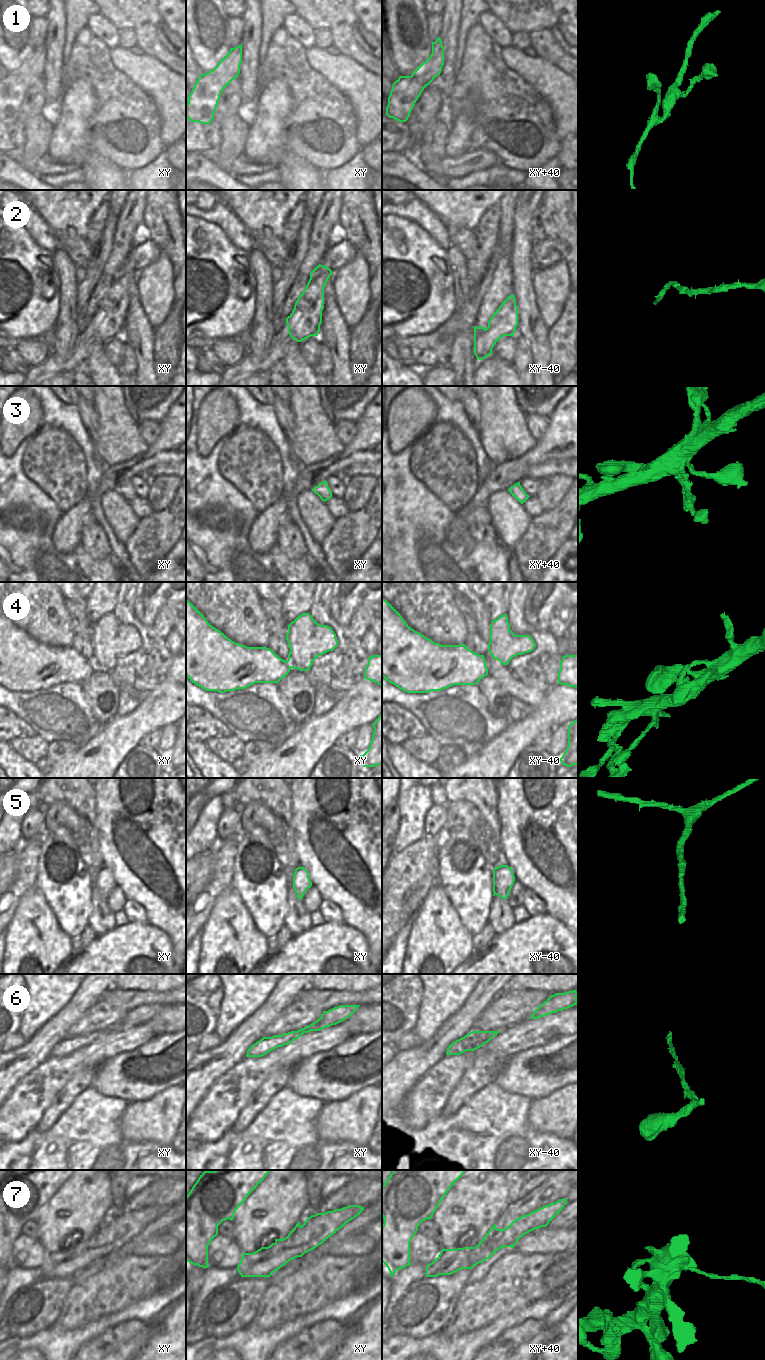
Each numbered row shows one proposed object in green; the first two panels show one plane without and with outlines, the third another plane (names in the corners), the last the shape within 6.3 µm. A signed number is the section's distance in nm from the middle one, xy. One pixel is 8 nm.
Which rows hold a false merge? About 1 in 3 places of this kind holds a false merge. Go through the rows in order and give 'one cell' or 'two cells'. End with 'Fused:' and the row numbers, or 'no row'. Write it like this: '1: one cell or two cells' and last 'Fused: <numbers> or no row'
1: one cell
2: two cells
3: one cell
4: one cell
5: one cell
6: one cell
7: two cells
Fused: 2, 7

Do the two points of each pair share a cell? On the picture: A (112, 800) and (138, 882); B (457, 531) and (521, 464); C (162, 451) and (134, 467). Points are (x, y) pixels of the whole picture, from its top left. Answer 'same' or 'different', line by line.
A: same
B: same
C: same

